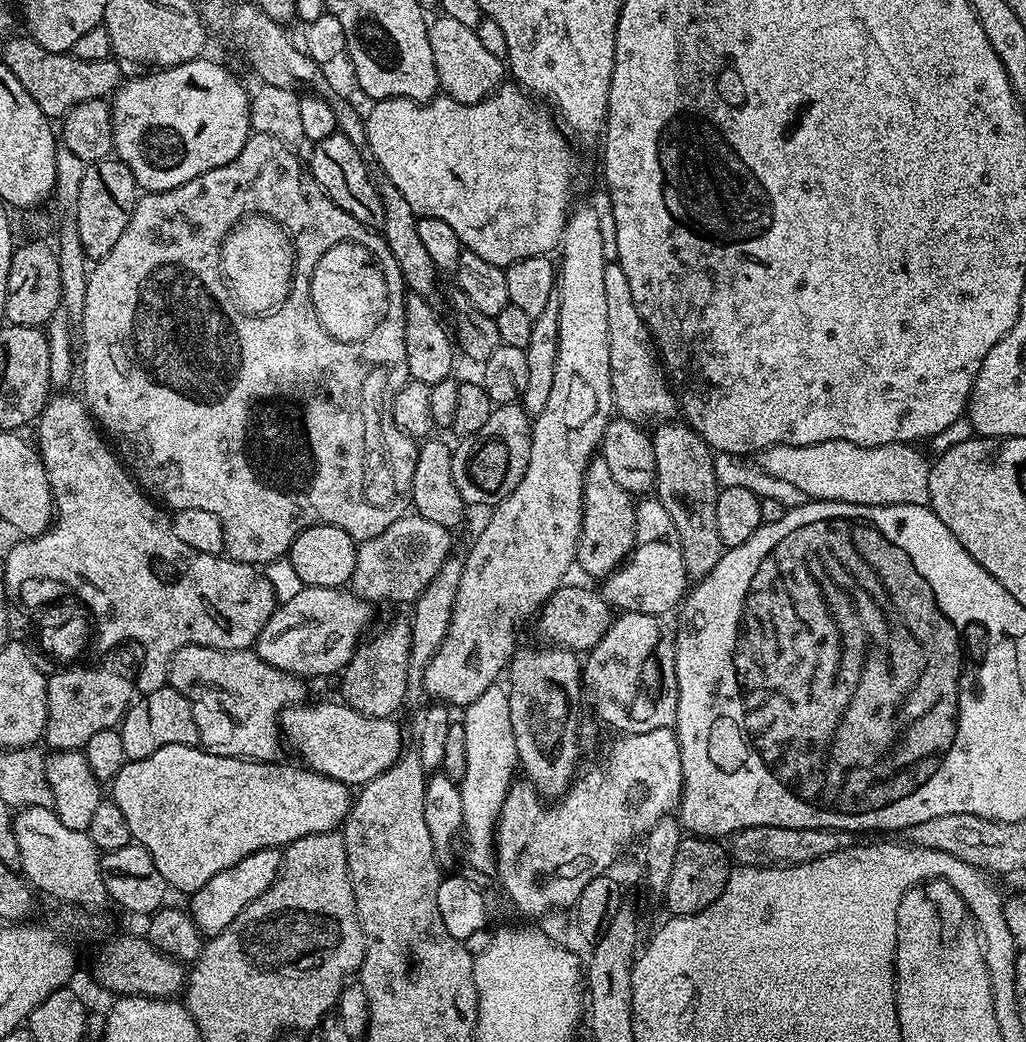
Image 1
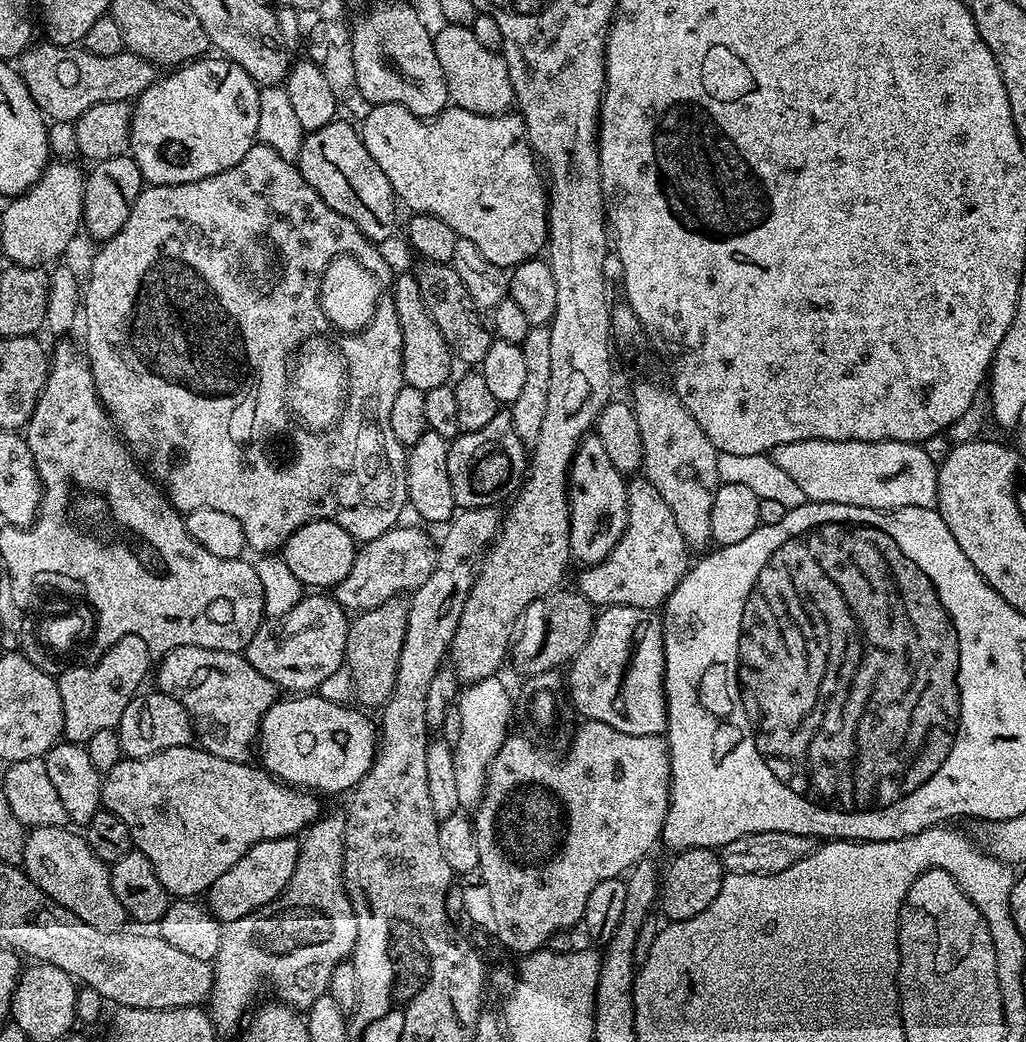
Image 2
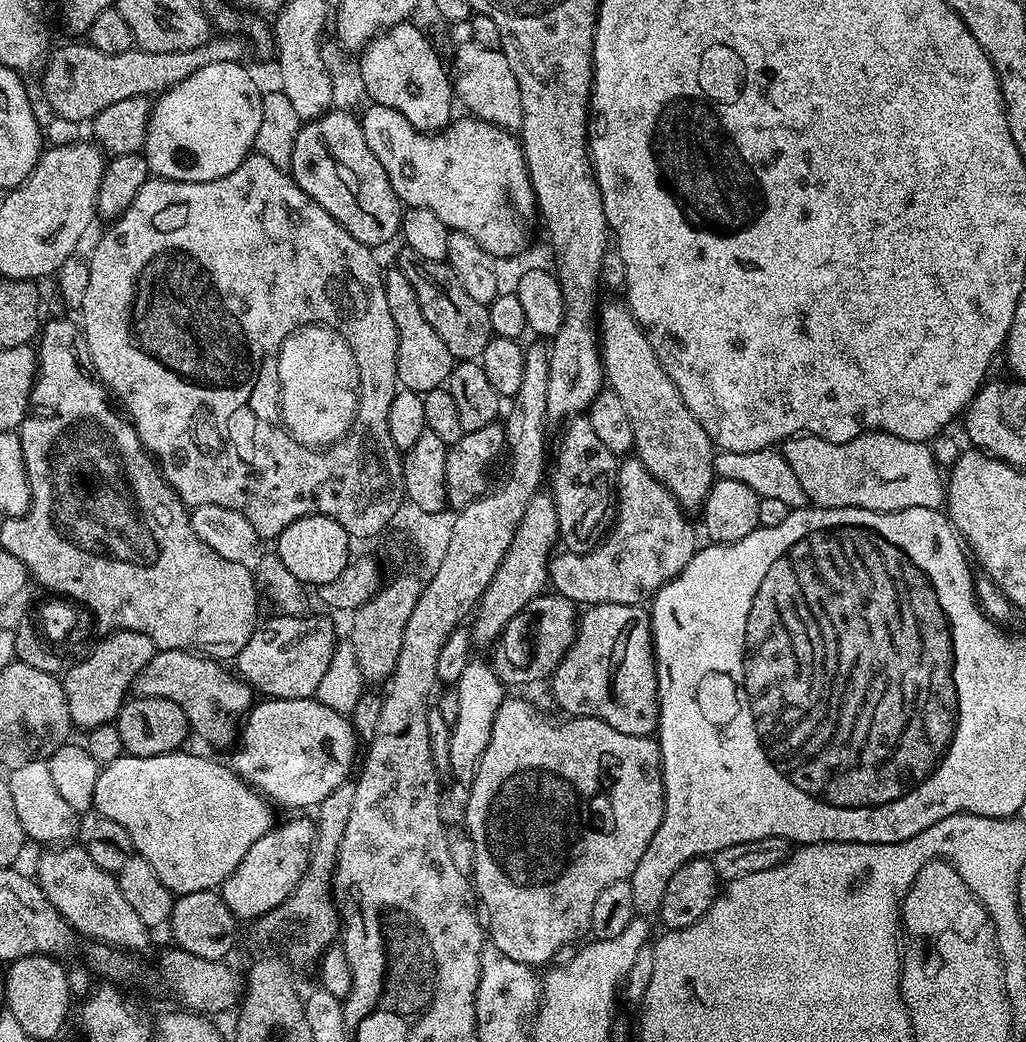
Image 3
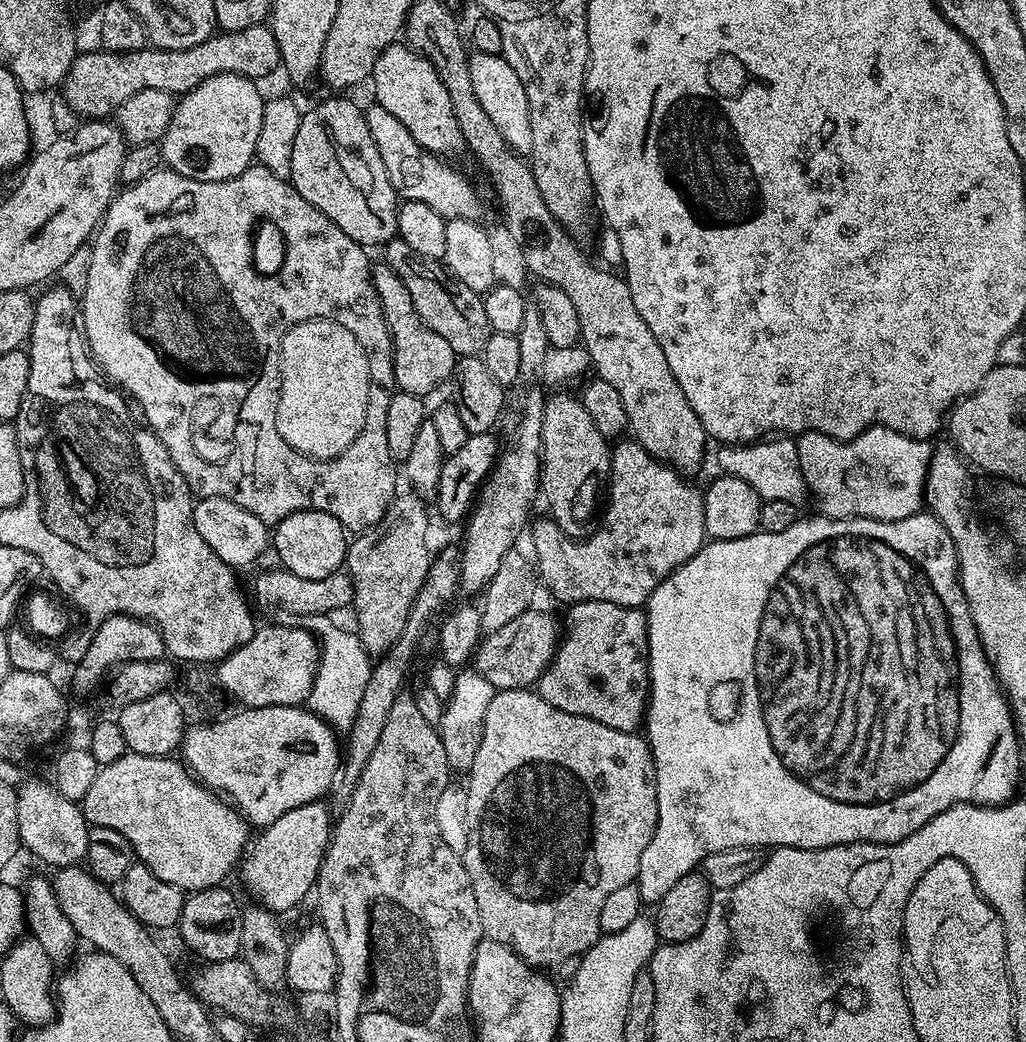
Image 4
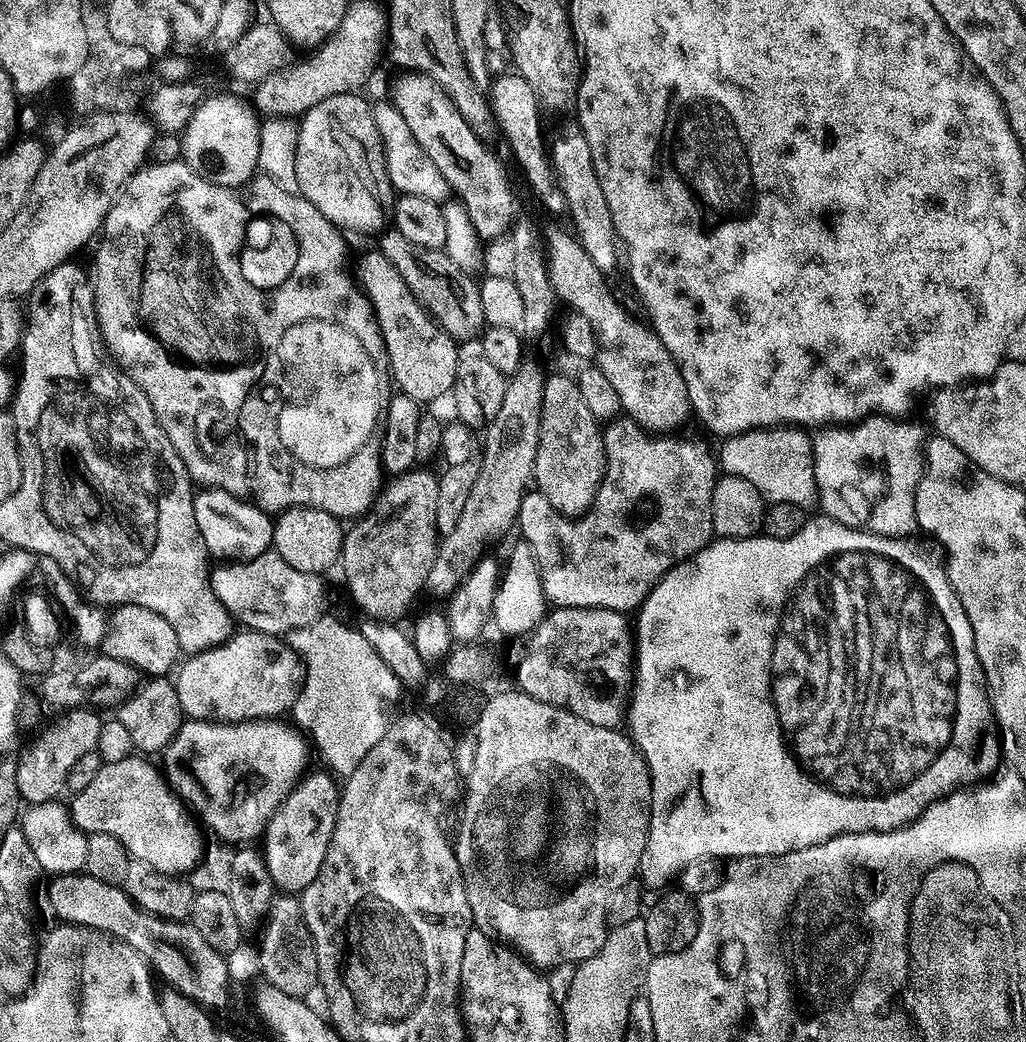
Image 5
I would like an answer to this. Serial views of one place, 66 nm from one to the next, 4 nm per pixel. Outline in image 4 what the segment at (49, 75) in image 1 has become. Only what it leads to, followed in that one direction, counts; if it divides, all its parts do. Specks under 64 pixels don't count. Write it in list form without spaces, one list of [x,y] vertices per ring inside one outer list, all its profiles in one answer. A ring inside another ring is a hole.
[[[263,22],[237,32],[217,31],[209,40],[198,42],[198,46],[190,46],[186,50],[148,46],[131,54],[107,50],[79,53],[64,76],[62,93],[80,118],[108,118],[135,92],[162,90],[183,94],[206,82],[206,78],[214,78],[223,72],[260,82],[263,76],[280,67],[278,42],[271,27]]]

